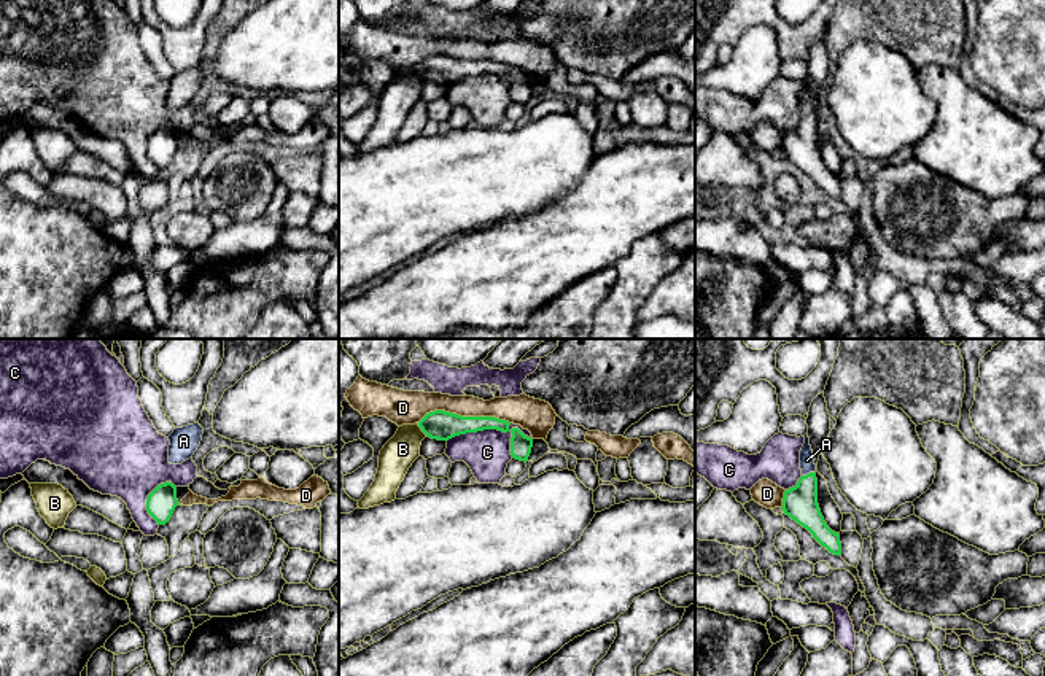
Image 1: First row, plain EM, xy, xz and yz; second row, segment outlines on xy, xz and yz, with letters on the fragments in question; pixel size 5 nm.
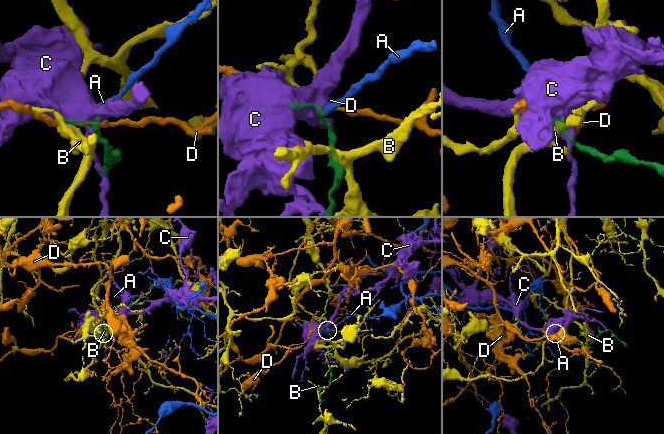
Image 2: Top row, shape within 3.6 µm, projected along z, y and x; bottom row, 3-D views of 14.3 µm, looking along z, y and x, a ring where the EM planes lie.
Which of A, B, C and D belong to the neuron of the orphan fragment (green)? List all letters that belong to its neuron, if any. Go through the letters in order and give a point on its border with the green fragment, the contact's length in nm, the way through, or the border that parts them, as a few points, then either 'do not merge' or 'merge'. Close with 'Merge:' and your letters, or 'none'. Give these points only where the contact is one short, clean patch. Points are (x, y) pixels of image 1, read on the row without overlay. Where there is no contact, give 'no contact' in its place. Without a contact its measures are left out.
A: meets green in yz at (810, 116); contact 80 nm long; runs through yz (800, 147), (810, 116), (807, 104); merge
B: meets green in xz at (422, 73); contact 80 nm long; border along xz (417, 67), (427, 78); do not merge
C: meets green in xz at (489, 72); contact 440 nm long; do not merge
D: meets green in xz at (463, 61); contact 480 nm long; do not merge
Merge: A

